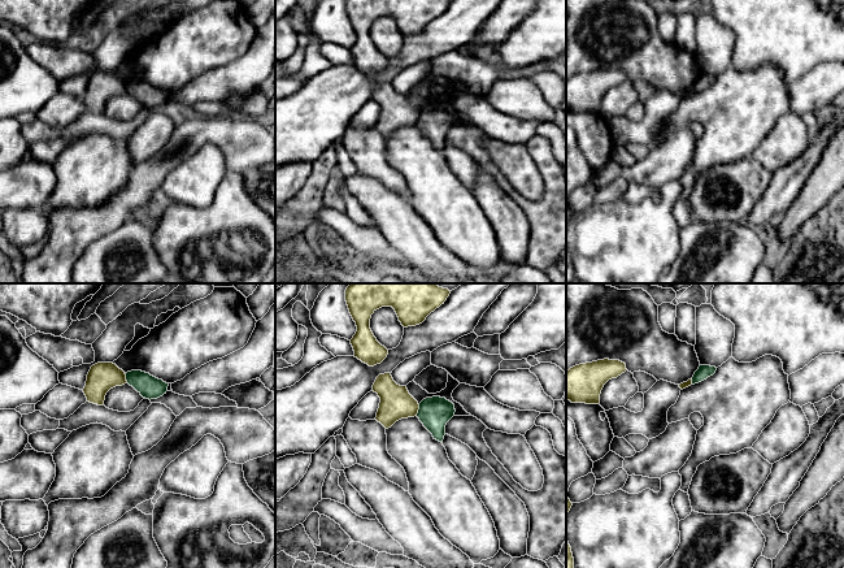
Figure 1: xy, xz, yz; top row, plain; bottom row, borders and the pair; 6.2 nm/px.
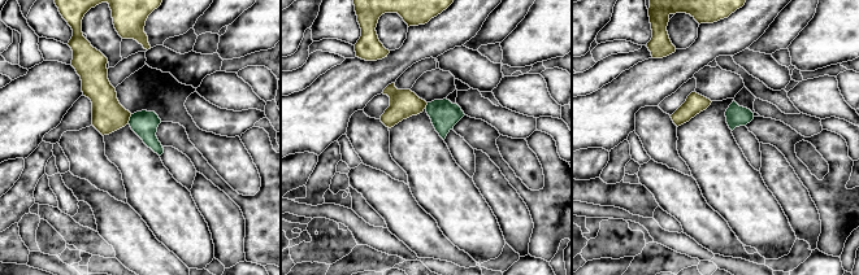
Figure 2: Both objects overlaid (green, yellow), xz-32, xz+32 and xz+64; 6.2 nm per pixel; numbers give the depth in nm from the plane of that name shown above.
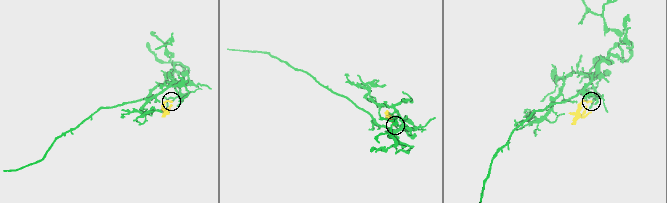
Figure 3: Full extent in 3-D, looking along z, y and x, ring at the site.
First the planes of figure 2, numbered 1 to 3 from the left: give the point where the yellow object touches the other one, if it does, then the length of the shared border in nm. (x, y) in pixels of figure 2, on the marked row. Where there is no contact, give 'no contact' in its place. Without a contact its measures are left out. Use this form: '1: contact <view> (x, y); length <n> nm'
1: contact xz-32 (130, 119); length 70 nm
2: contact xz+32 (426, 105); length 50 nm
3: no contact

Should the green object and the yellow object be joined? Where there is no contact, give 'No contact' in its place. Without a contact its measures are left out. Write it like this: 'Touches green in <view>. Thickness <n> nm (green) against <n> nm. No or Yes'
Touches green in xz. Thickness 190 nm (green) against 200 nm. No

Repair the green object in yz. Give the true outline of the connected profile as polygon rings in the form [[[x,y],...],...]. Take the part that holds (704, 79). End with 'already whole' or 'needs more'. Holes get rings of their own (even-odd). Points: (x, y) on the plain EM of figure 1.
[[[700,74],[692,86],[692,94],[699,92],[715,82],[717,77],[710,74]]]; already whole

